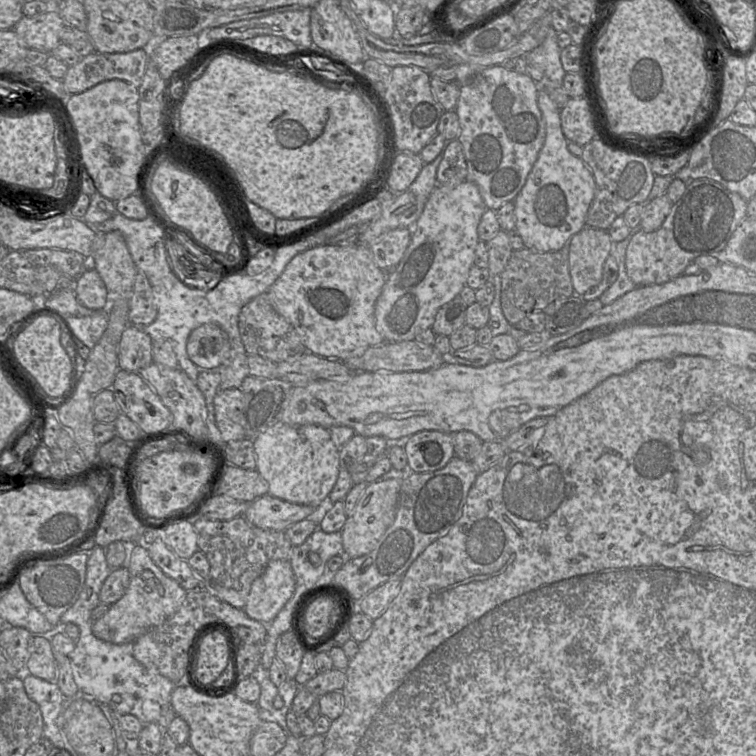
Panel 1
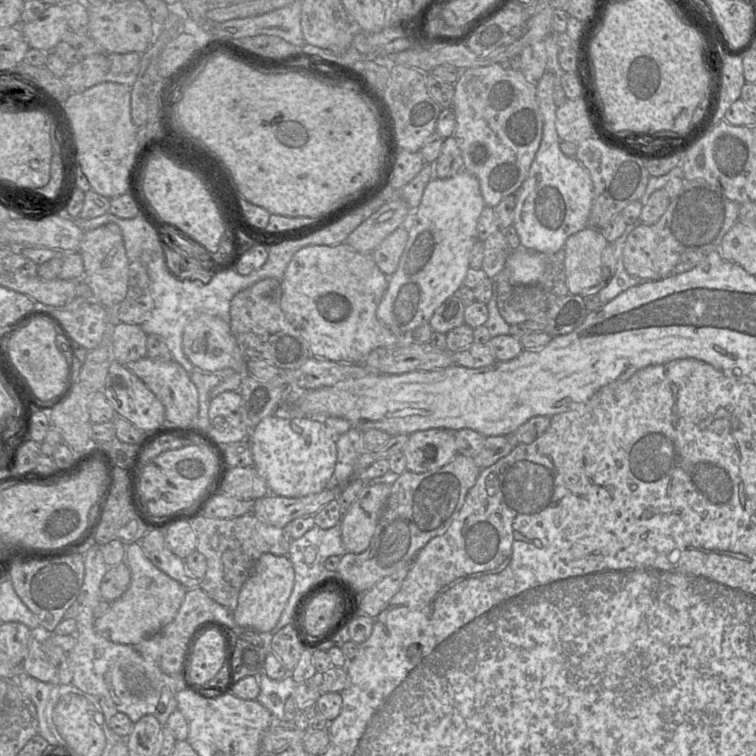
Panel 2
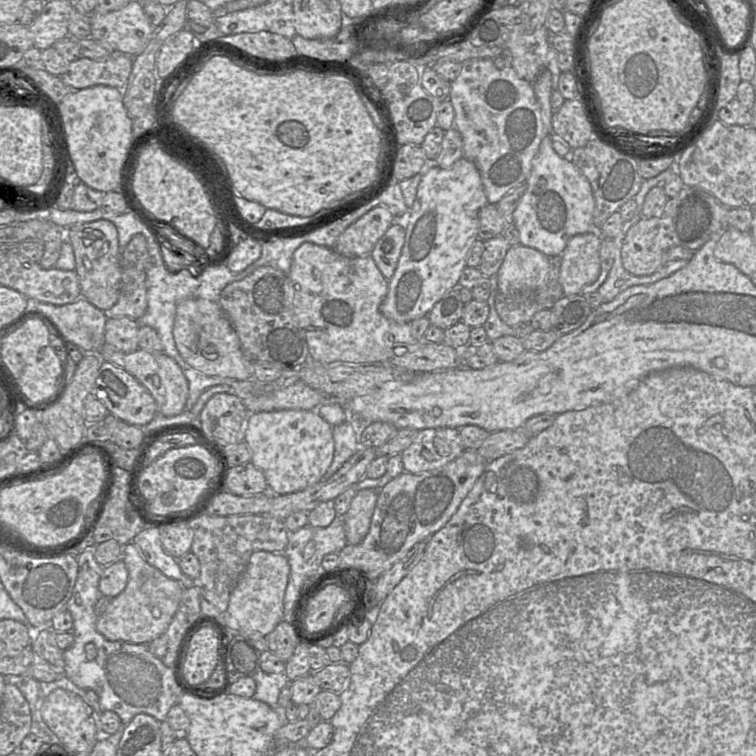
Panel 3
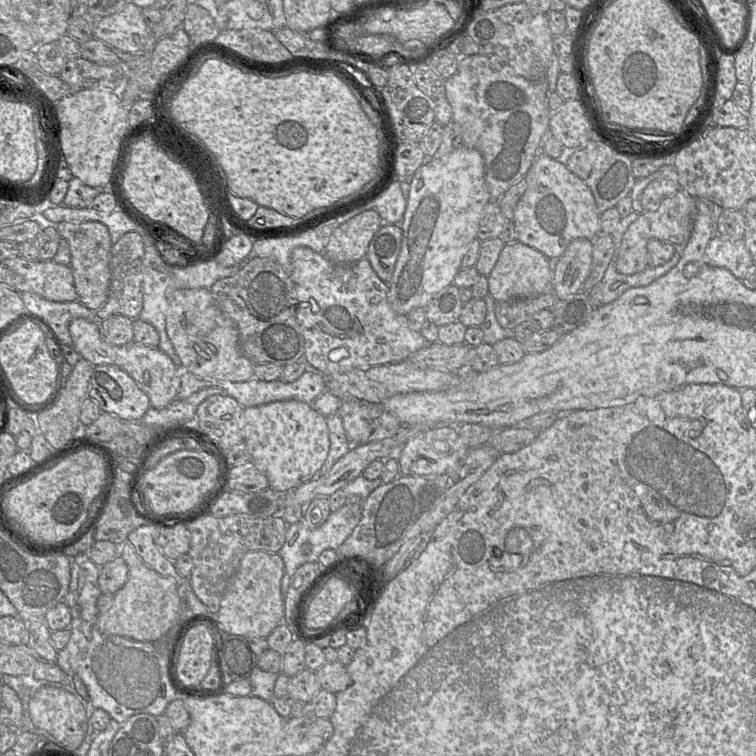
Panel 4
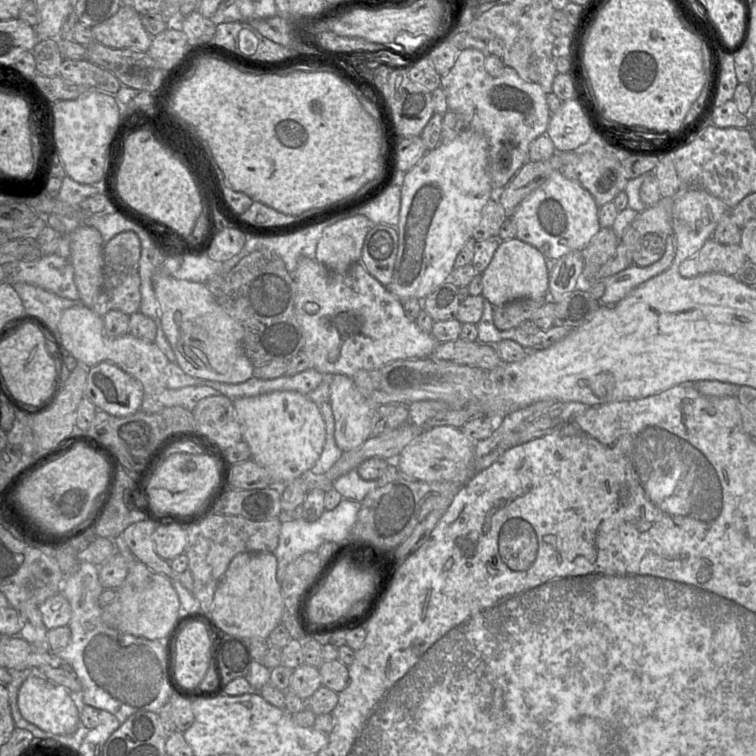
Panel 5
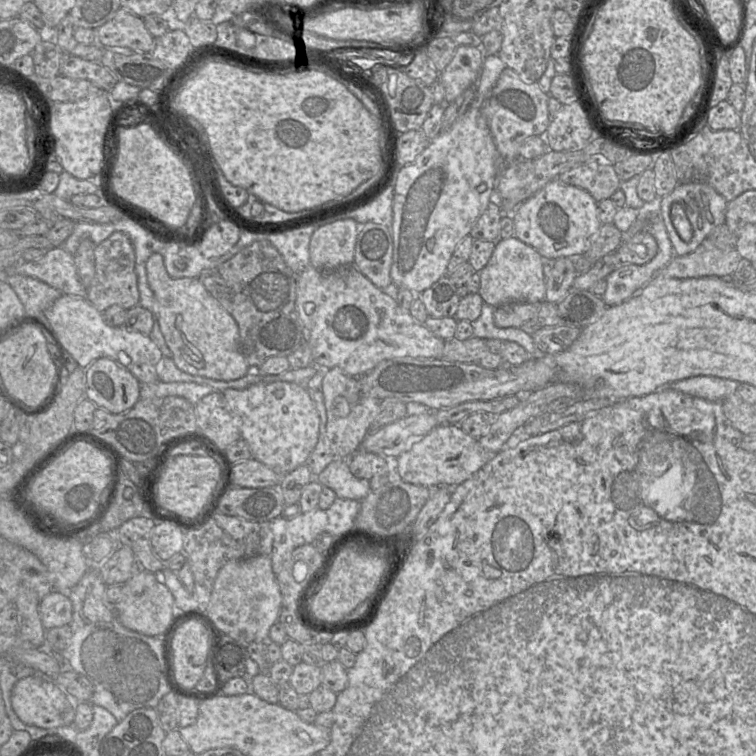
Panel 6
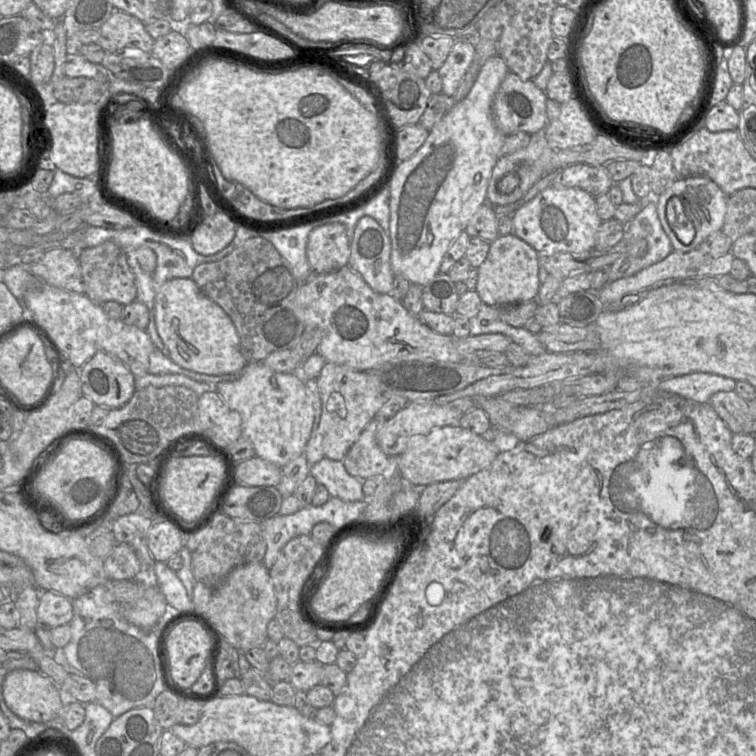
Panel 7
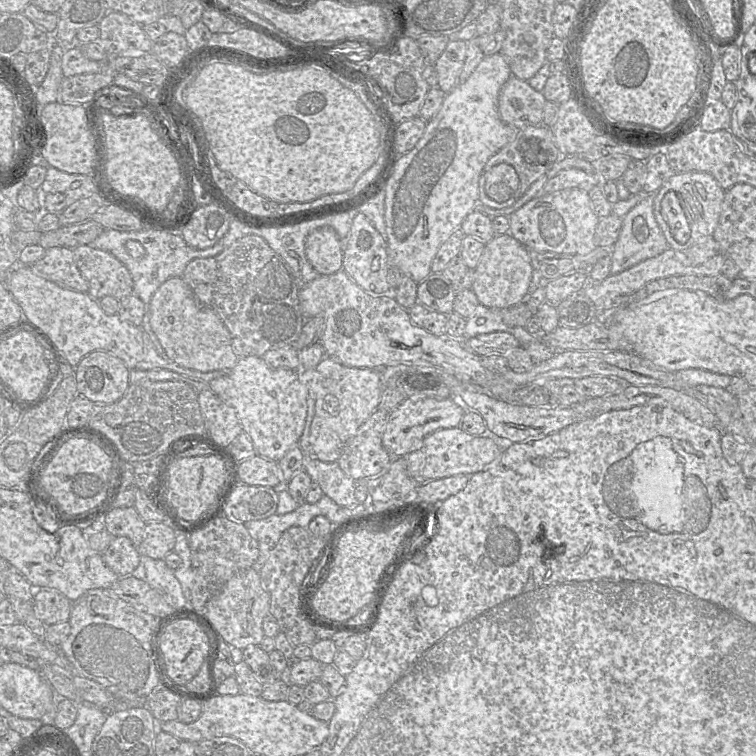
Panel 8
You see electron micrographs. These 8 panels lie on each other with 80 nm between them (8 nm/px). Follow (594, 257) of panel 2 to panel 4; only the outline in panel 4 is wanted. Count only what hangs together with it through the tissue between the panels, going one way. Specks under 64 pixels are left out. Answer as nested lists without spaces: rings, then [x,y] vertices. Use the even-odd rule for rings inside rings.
[[[577,238],[558,258],[553,272],[553,287],[558,299],[582,291],[592,270],[593,240]]]

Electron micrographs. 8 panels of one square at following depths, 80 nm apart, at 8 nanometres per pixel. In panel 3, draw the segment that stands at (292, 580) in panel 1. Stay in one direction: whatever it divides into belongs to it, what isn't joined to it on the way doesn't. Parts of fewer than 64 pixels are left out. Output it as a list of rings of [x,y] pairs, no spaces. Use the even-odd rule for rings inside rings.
[[[255,551],[249,558],[235,588],[229,604],[220,620],[227,632],[260,633],[267,636],[285,619],[284,596],[290,576],[287,556],[281,552]]]

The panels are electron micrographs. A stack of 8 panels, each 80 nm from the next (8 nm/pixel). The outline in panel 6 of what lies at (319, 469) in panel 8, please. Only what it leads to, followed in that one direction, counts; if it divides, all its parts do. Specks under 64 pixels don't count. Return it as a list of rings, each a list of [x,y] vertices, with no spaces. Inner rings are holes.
[[[334,459],[315,479],[342,499],[362,501],[371,492],[369,480],[351,473],[348,459]]]

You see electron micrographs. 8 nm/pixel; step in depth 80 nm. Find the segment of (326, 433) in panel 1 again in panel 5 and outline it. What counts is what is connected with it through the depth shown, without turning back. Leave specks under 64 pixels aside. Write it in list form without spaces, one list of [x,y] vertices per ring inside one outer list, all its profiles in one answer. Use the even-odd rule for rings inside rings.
[[[273,391],[233,400],[241,425],[242,440],[251,450],[251,459],[264,467],[273,484],[285,485],[308,474],[319,459],[326,440],[325,422],[319,407],[308,395],[297,391]]]

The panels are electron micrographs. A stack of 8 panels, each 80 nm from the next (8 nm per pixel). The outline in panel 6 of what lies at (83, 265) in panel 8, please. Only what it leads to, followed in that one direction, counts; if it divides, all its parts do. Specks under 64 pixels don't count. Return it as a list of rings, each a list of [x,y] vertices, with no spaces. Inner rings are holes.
[[[114,232],[95,247],[95,275],[86,289],[86,299],[101,313],[112,305],[128,310],[139,304],[133,244],[123,232]]]

